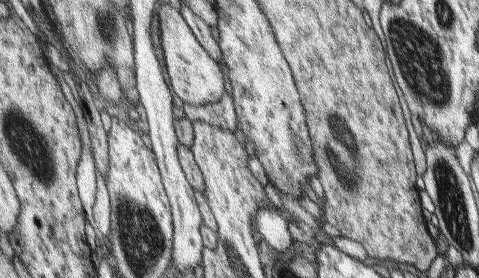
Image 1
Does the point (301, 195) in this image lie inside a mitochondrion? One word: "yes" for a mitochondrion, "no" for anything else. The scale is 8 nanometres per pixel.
no

